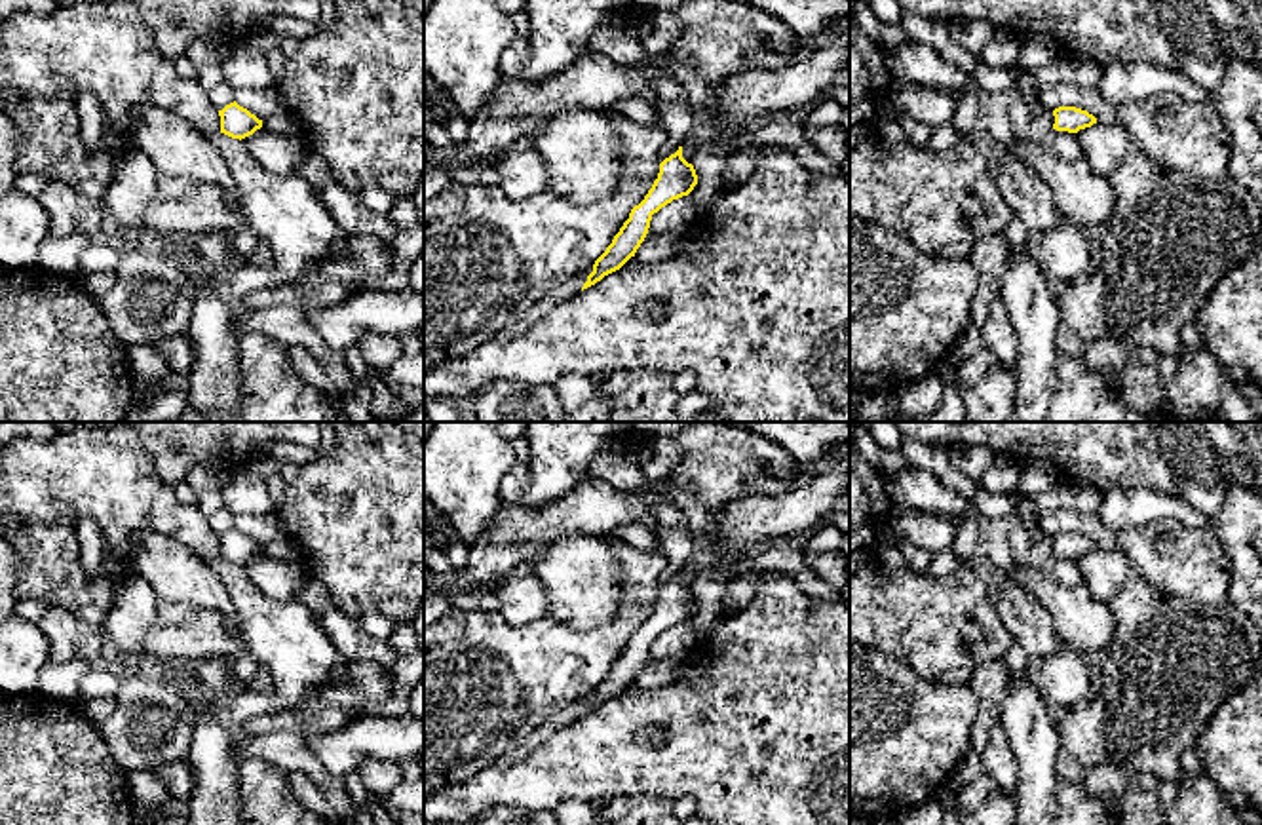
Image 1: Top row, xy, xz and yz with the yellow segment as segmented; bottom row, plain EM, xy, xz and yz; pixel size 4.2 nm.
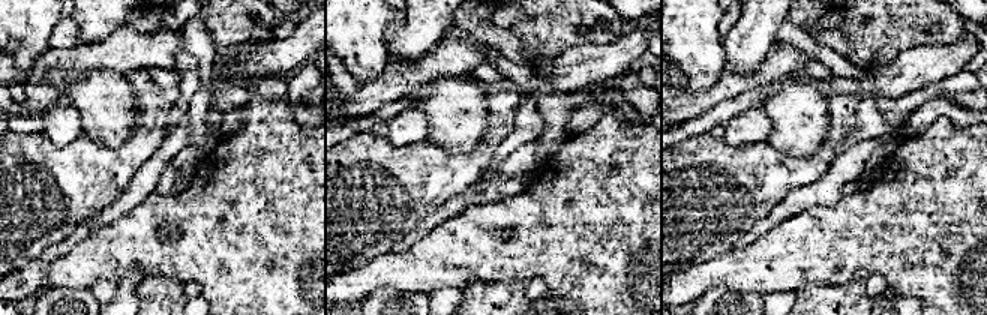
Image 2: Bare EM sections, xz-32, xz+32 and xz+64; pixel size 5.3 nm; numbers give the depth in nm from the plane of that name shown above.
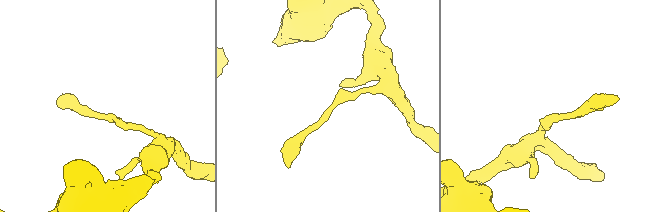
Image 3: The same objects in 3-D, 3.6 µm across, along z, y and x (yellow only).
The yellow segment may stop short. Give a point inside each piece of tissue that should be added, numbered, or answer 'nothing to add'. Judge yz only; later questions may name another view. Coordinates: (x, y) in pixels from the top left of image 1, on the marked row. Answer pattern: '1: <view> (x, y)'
nothing to add

